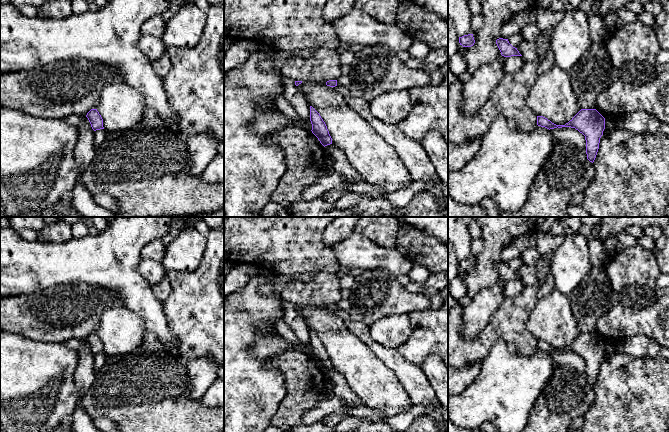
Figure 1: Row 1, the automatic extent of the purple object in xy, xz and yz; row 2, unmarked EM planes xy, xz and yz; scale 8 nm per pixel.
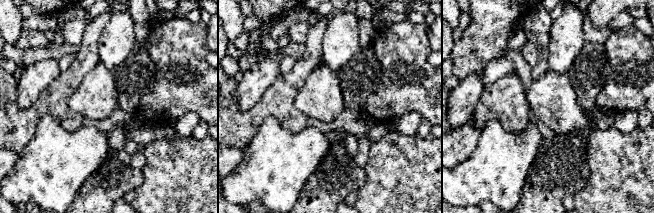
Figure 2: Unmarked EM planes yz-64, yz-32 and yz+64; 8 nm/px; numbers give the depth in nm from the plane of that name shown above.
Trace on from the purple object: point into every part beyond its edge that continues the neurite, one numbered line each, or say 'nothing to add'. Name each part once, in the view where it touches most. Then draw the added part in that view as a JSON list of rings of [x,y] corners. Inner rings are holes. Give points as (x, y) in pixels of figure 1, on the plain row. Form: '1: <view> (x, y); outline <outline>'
nothing to add

